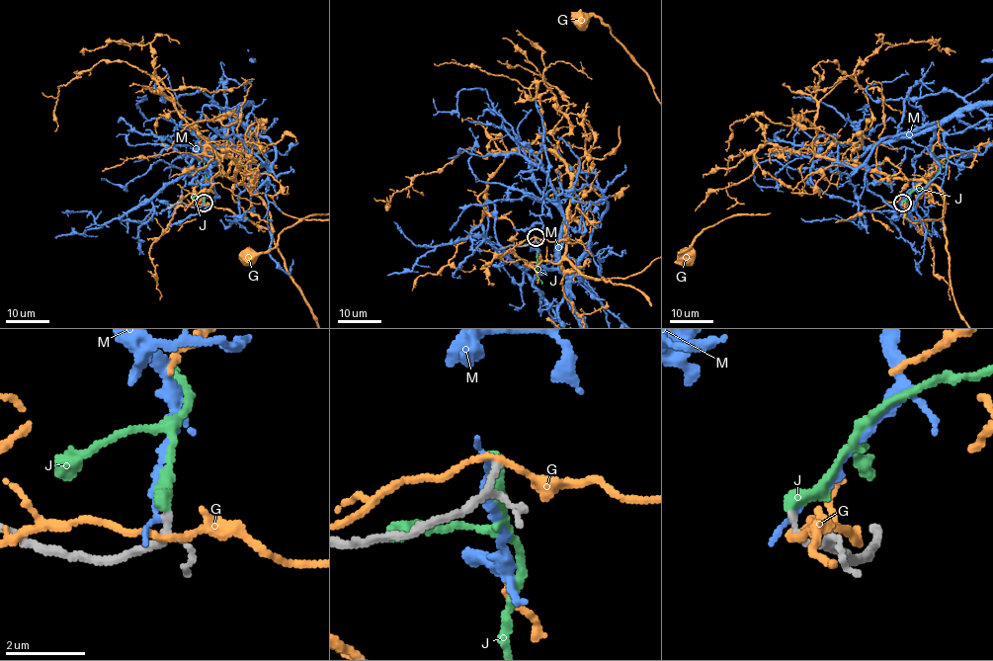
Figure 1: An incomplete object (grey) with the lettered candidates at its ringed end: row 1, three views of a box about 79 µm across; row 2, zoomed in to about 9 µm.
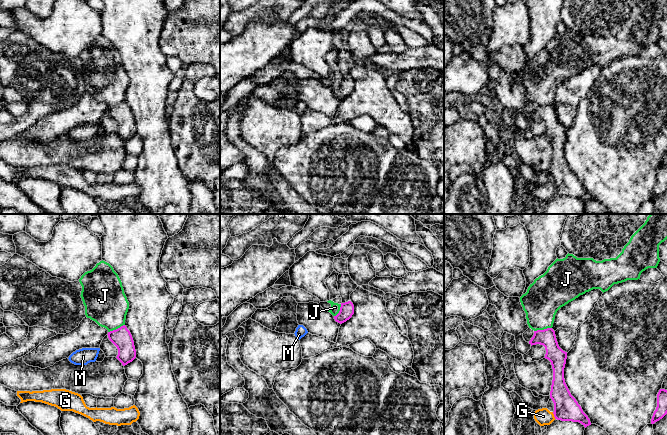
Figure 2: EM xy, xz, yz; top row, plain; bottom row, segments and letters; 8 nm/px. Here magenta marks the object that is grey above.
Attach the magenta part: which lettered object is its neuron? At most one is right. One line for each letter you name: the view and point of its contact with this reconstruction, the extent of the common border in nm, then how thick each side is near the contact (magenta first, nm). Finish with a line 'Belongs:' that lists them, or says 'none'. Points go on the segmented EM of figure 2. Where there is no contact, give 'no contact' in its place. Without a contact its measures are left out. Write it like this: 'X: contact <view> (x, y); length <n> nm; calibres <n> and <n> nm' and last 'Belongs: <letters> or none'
Belongs: none

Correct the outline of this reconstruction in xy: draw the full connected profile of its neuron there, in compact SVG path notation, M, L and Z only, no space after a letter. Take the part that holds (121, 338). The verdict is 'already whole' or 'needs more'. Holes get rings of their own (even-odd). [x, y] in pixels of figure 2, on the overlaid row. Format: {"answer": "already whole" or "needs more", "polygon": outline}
{"answer": "already whole", "polygon": "M125 325L108 332L107 335L109 340L117 347L118 355L116 358L123 366L132 362L136 358L134 341L130 331Z"}

